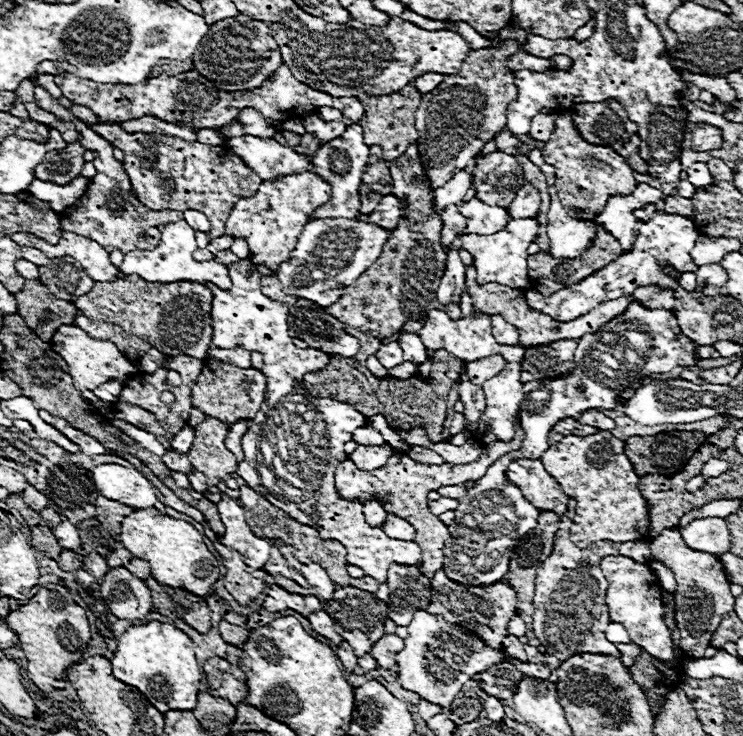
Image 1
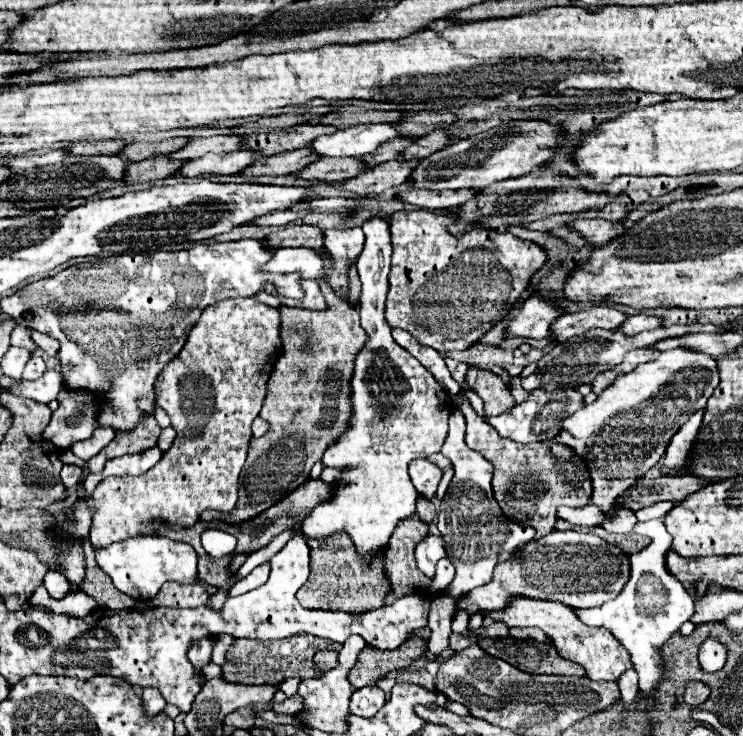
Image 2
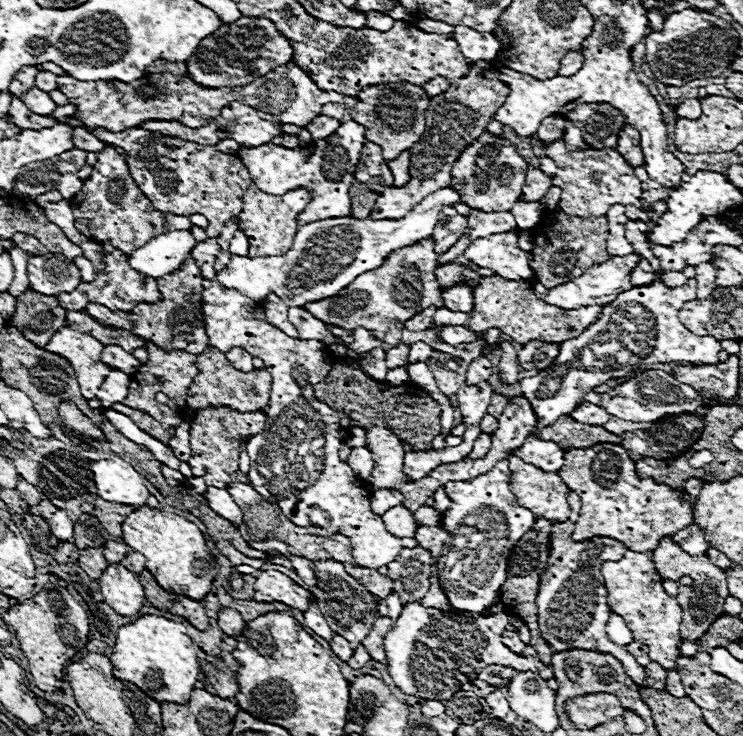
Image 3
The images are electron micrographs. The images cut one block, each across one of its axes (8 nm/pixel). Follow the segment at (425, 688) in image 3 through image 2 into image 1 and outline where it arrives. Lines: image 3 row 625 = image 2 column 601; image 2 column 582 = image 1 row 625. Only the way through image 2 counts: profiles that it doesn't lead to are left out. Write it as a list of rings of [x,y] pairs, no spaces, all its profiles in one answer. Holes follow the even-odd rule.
[[[416,610],[412,622],[406,626],[408,628],[408,636],[404,638],[404,648],[396,654],[396,666],[398,666],[398,682],[402,688],[416,692],[420,698],[438,704],[442,708],[450,708],[454,696],[460,692],[460,688],[464,683],[460,678],[456,678],[456,674],[452,670],[448,670],[448,664],[444,660],[440,660],[438,656],[432,654],[432,648],[442,648],[442,650],[450,650],[452,654],[458,654],[464,664],[468,666],[476,666],[476,672],[484,672],[490,666],[498,666],[502,662],[510,662],[514,664],[522,674],[532,674],[534,678],[548,678],[550,676],[550,668],[544,666],[542,662],[532,664],[532,662],[520,662],[512,656],[508,656],[504,650],[496,650],[484,644],[484,640],[480,640],[480,636],[476,636],[474,632],[470,632],[464,626],[452,624],[448,620],[444,620],[440,614],[428,614],[424,610]]]

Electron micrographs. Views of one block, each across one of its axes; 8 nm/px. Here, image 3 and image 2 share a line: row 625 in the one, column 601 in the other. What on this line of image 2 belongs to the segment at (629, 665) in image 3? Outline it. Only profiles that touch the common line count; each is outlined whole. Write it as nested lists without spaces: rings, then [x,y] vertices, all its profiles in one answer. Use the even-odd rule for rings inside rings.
[[[554,530],[548,536],[526,544],[518,562],[500,562],[494,570],[492,582],[468,592],[466,600],[456,604],[456,608],[464,608],[468,614],[476,614],[478,610],[498,610],[508,604],[510,596],[530,596],[552,602],[558,600],[572,608],[596,608],[606,600],[616,598],[628,580],[630,560],[622,548],[608,544],[594,534]]]

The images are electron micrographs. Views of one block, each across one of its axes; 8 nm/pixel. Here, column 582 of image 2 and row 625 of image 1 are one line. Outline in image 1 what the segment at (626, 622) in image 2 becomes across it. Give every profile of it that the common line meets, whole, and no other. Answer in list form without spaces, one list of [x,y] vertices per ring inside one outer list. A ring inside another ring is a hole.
[[[610,622],[608,630],[606,630],[606,638],[612,640],[614,644],[624,644],[624,642],[630,642],[630,636],[626,632],[626,628],[618,622]]]

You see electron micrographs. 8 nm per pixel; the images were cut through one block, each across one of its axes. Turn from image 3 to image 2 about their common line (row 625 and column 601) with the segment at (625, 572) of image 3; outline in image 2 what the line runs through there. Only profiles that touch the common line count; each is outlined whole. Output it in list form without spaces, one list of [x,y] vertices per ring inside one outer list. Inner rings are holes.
[[[514,596],[514,598],[510,598],[508,608],[492,610],[492,612],[480,610],[480,614],[488,616],[496,622],[504,622],[506,626],[542,628],[544,634],[548,638],[552,638],[558,654],[566,660],[572,660],[572,662],[578,662],[580,666],[584,666],[586,676],[590,680],[618,680],[624,670],[632,668],[630,654],[626,652],[626,648],[622,648],[622,644],[618,640],[614,640],[614,634],[610,634],[610,630],[586,626],[584,622],[580,622],[574,608],[564,606],[560,602],[536,600],[536,598],[528,598],[528,596]]]

